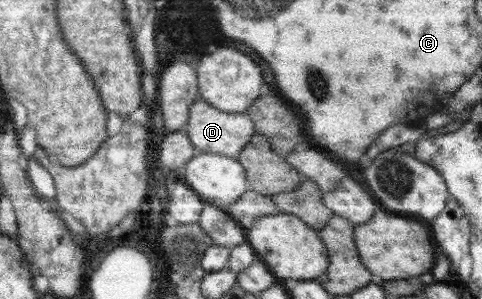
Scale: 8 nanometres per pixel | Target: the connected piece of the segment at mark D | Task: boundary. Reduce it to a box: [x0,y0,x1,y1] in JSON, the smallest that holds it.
[183,99,256,158]

